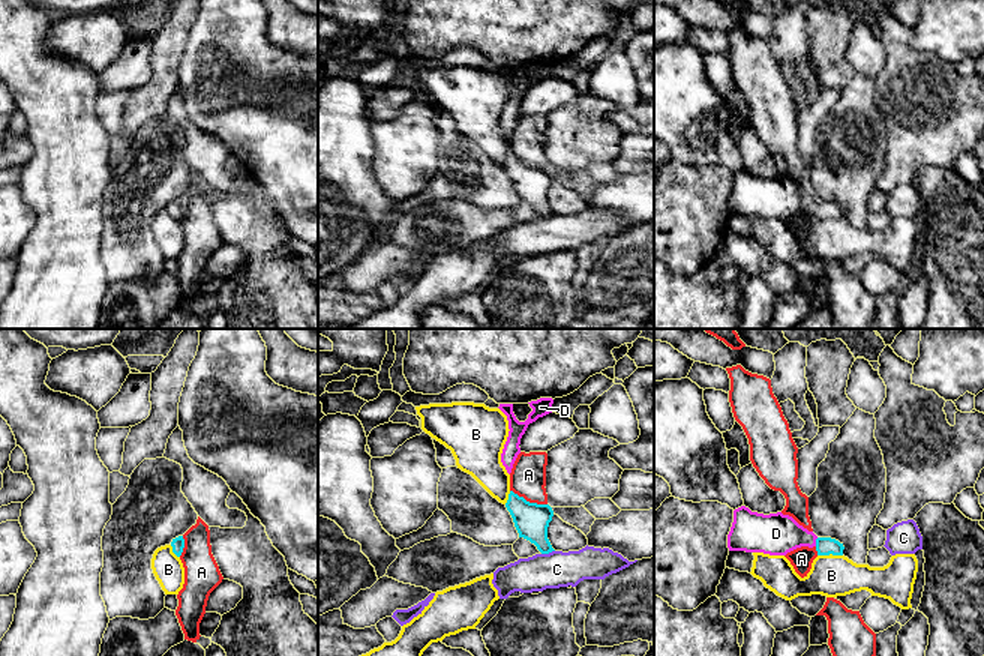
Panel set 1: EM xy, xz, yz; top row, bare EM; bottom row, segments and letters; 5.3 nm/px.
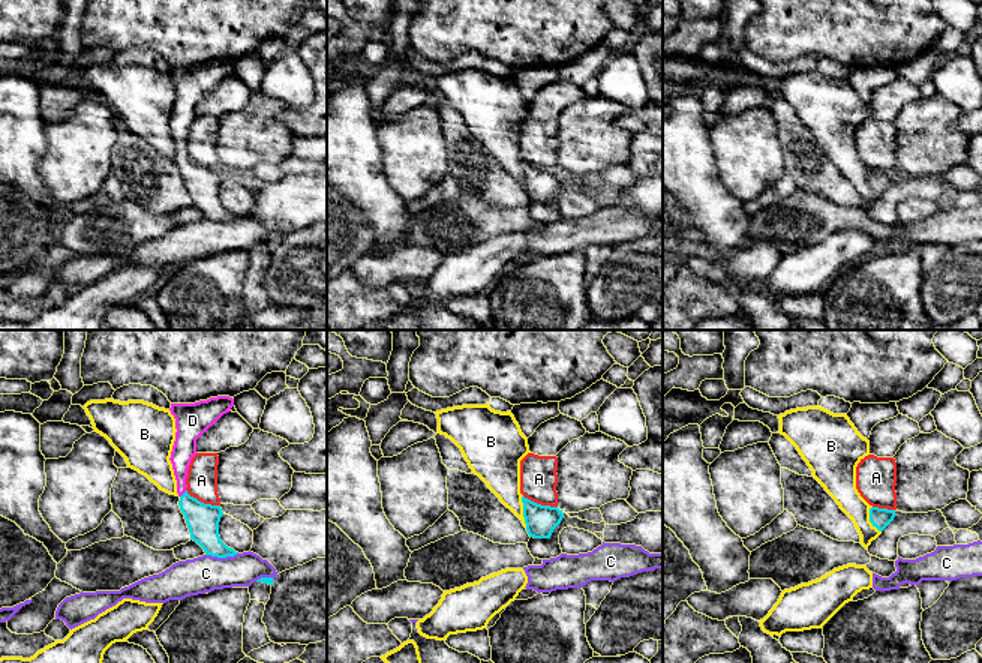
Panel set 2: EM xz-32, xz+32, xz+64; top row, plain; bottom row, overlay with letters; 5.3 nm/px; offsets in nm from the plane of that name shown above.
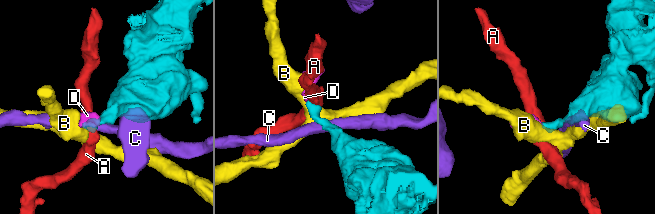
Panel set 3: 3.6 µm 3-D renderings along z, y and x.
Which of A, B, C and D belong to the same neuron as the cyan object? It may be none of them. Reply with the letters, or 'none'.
D

